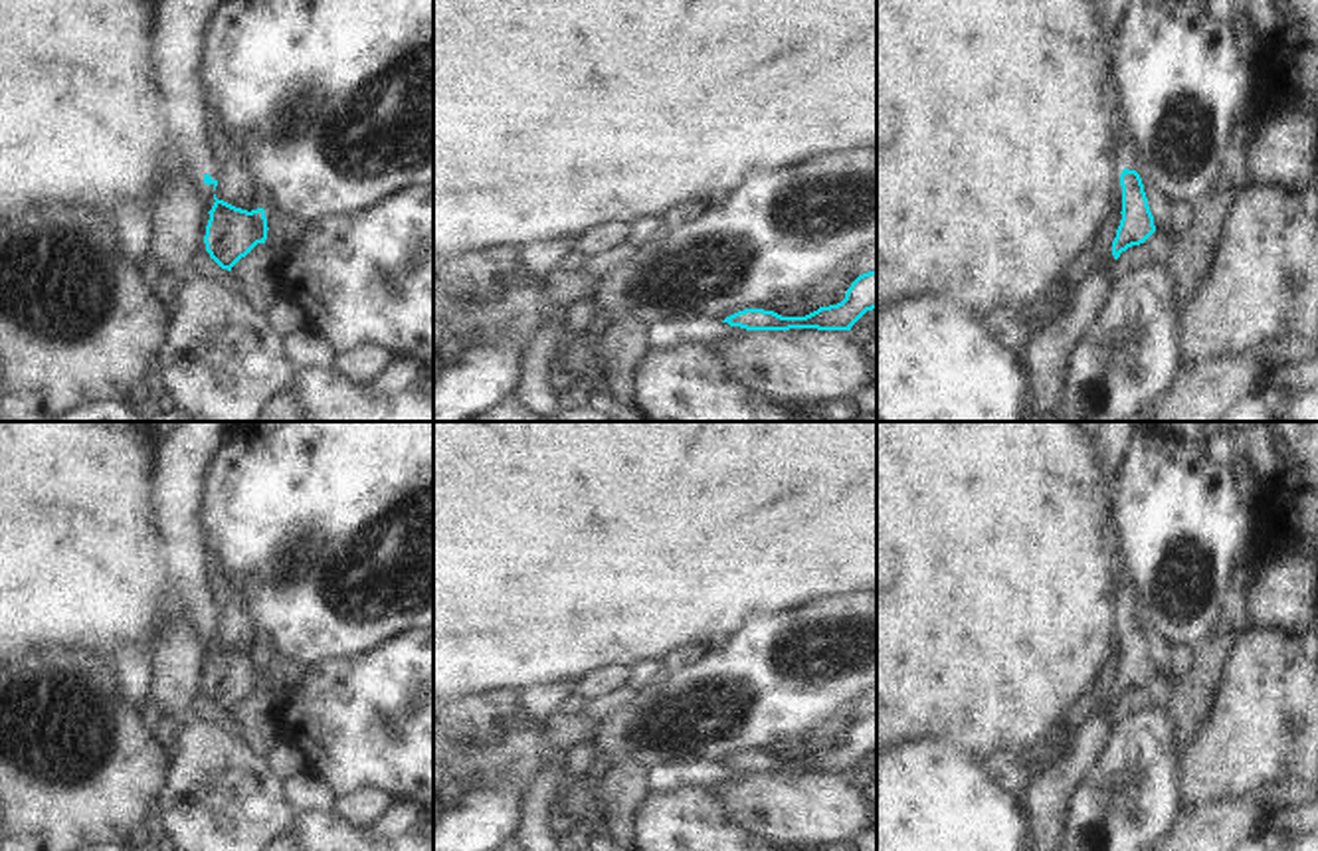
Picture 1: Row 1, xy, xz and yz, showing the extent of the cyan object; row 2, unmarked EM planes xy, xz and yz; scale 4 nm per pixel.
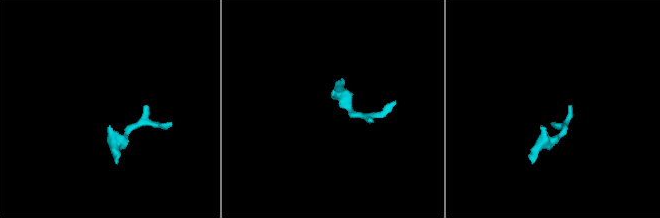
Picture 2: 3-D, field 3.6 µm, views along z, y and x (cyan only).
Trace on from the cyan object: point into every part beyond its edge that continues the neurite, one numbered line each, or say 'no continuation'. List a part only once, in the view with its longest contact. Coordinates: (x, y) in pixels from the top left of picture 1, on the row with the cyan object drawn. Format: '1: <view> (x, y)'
1: yz (1127, 155).

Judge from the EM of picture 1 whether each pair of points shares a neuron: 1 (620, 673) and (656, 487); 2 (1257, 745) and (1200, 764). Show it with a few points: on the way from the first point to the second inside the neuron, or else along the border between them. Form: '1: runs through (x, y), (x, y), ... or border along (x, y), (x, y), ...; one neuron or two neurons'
1: border along (614, 663), (630, 667); two neurons
2: runs through (1243, 751), (1222, 764), (1214, 764); one neuron

